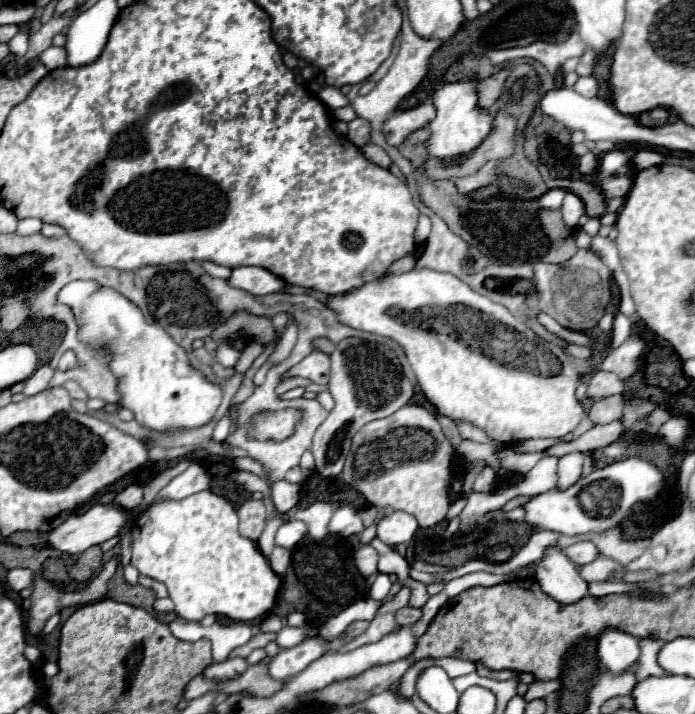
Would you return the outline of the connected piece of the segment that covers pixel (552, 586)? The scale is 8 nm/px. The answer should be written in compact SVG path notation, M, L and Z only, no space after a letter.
M557 546L545 550L545 556L537 562L535 578L543 592L553 596L559 604L573 604L587 596L587 582L579 576L577 566Z

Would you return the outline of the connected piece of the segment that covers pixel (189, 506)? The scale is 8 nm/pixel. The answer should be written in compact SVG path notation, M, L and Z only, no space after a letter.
M209 490L197 492L183 500L165 500L153 504L139 514L133 534L133 558L131 564L139 574L155 578L167 586L169 598L175 602L175 612L187 620L201 620L207 614L221 614L231 620L251 622L275 606L279 592L279 576L271 570L267 558L255 548L249 538L243 538L237 530L239 518L233 504Z

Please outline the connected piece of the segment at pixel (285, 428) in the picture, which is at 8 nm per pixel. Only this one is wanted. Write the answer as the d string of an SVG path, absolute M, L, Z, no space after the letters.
M281 410L281 412L267 412L267 414L259 414L253 420L253 436L259 440L283 440L287 438L297 420L299 420L301 412L299 410Z

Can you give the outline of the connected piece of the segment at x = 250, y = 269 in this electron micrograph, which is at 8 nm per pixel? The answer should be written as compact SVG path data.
M241 266L235 268L227 280L233 288L245 290L253 296L267 296L267 294L277 294L283 292L285 282L271 274L265 268L257 268L257 266Z

